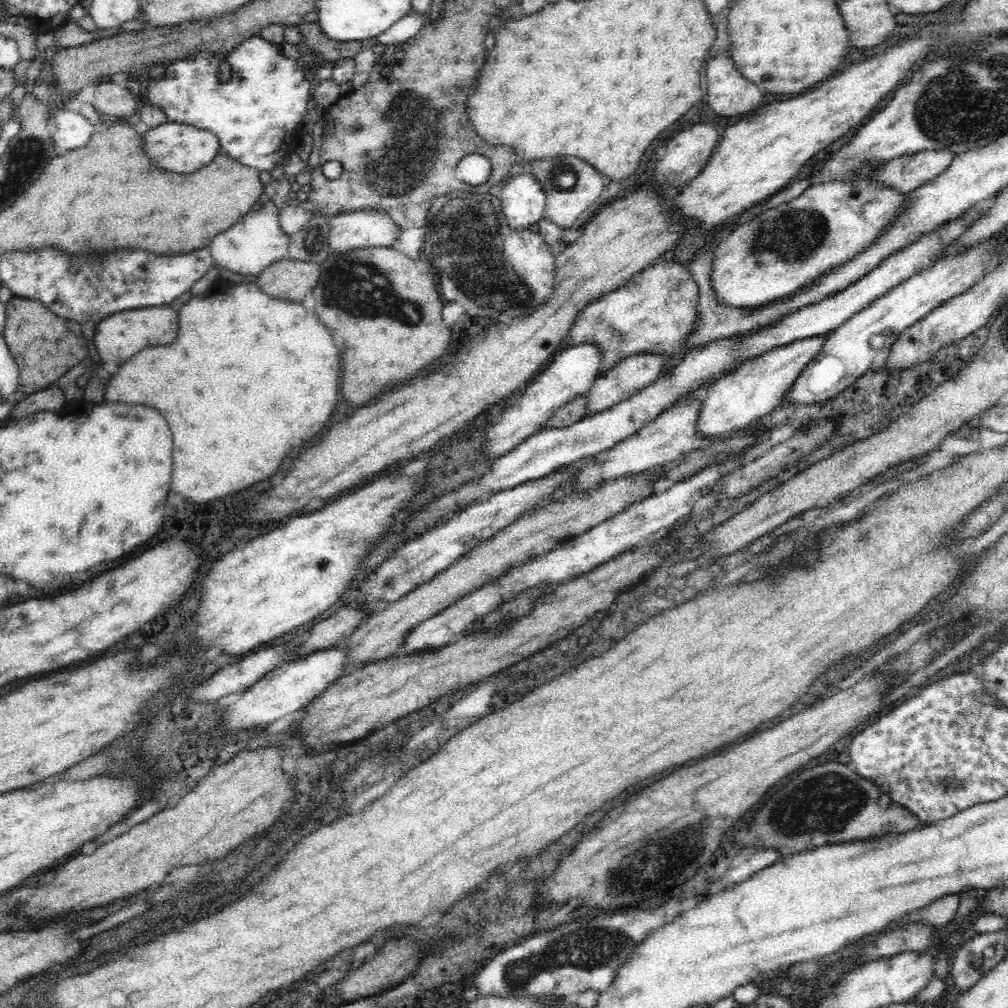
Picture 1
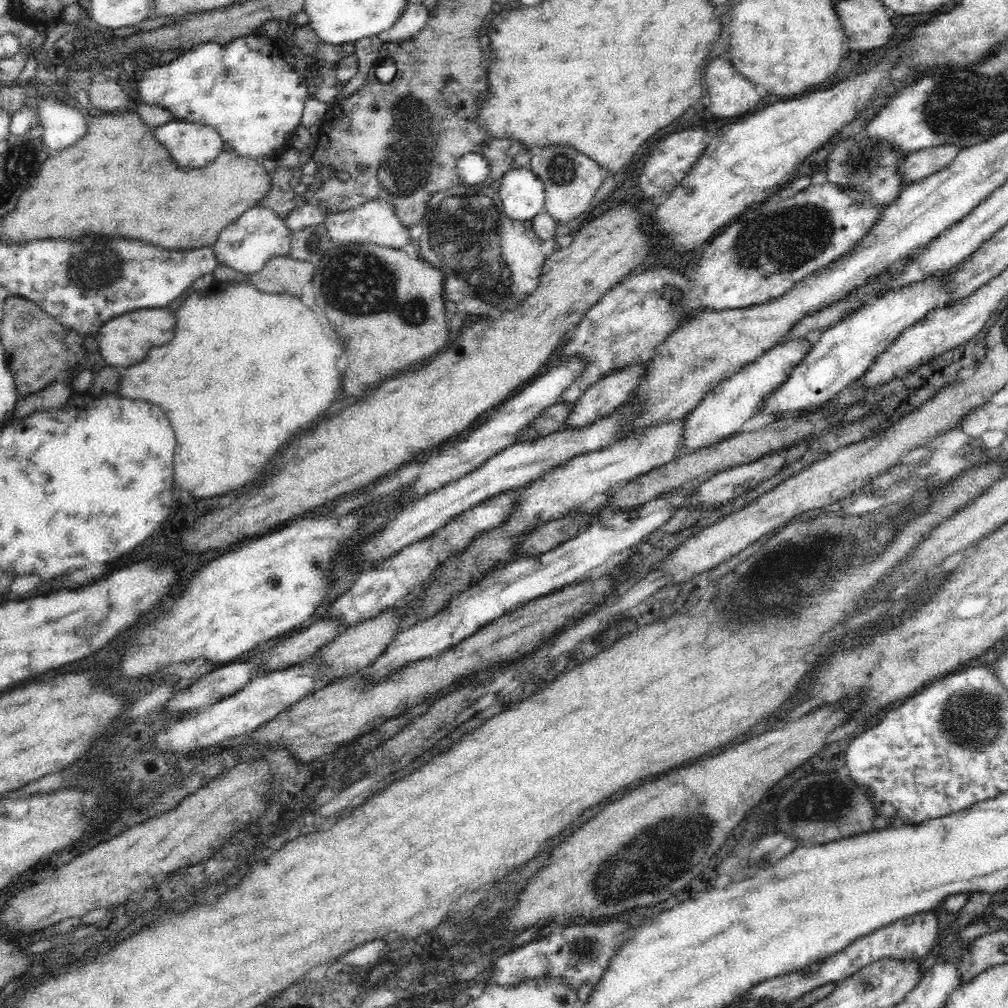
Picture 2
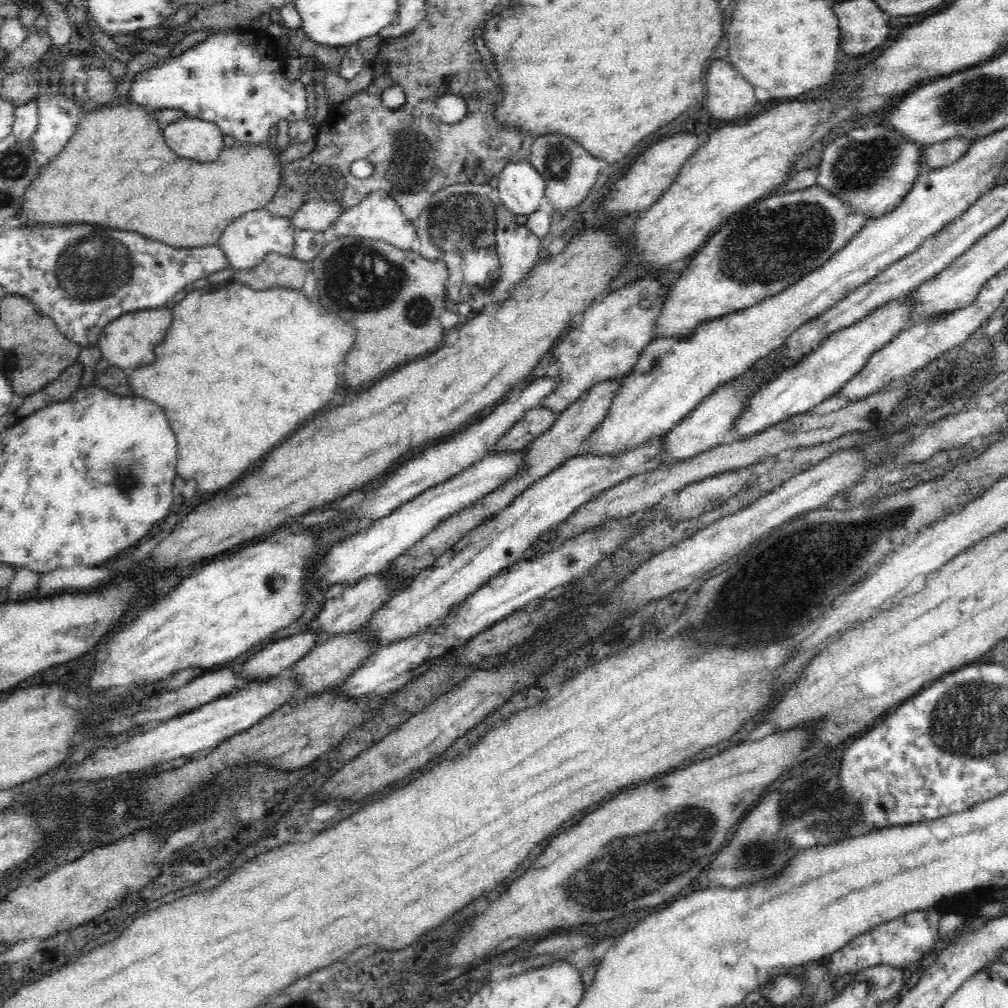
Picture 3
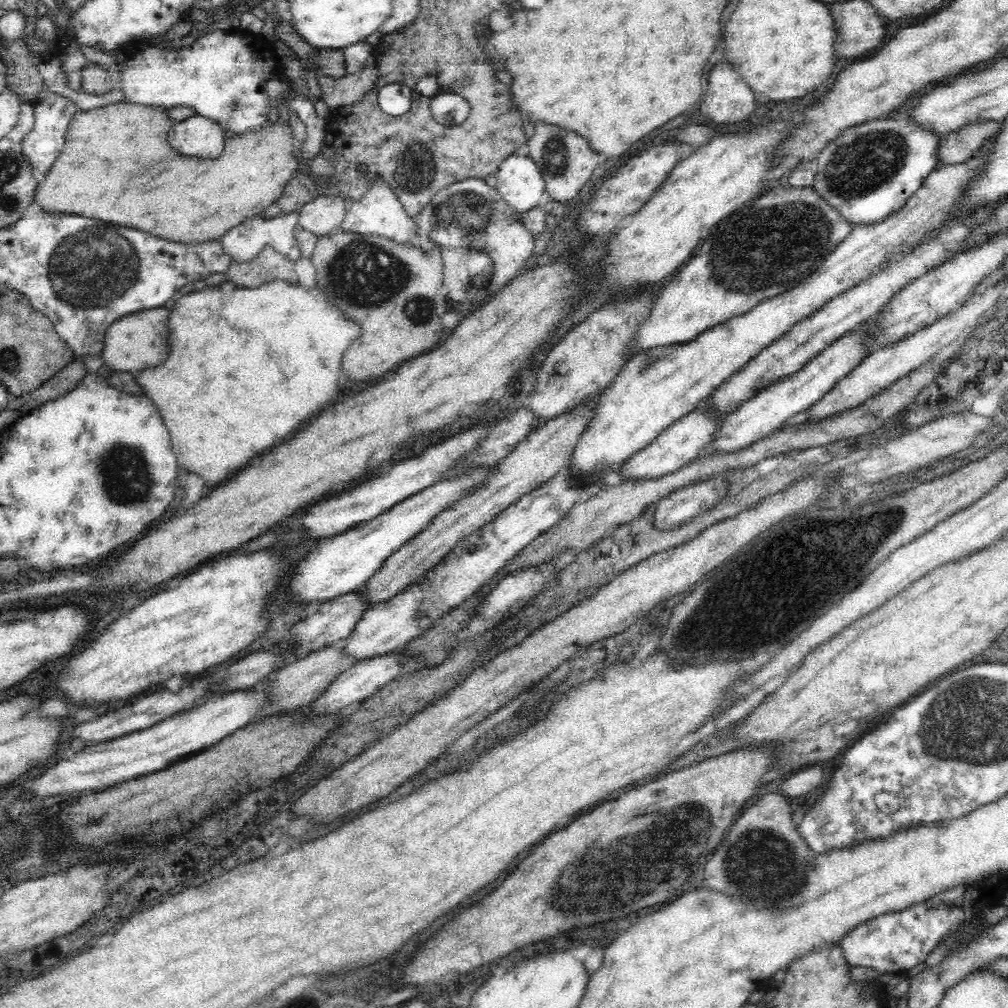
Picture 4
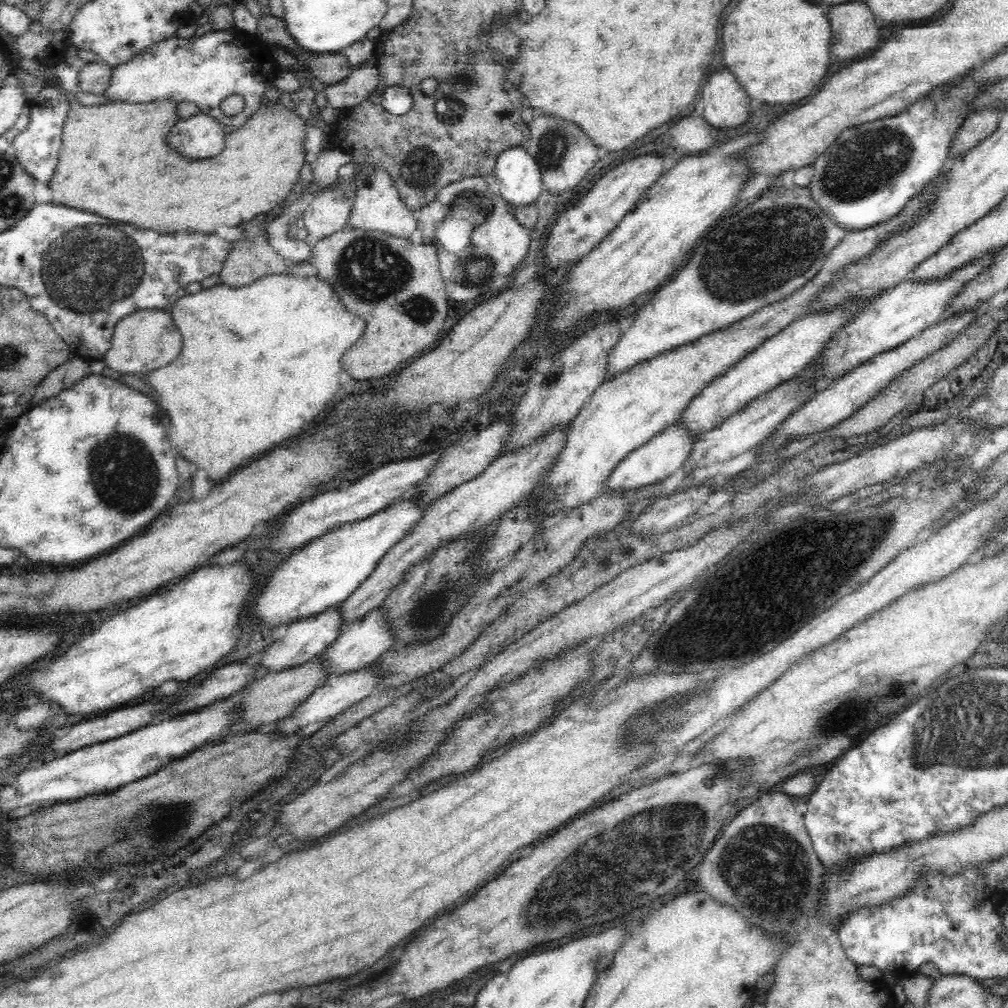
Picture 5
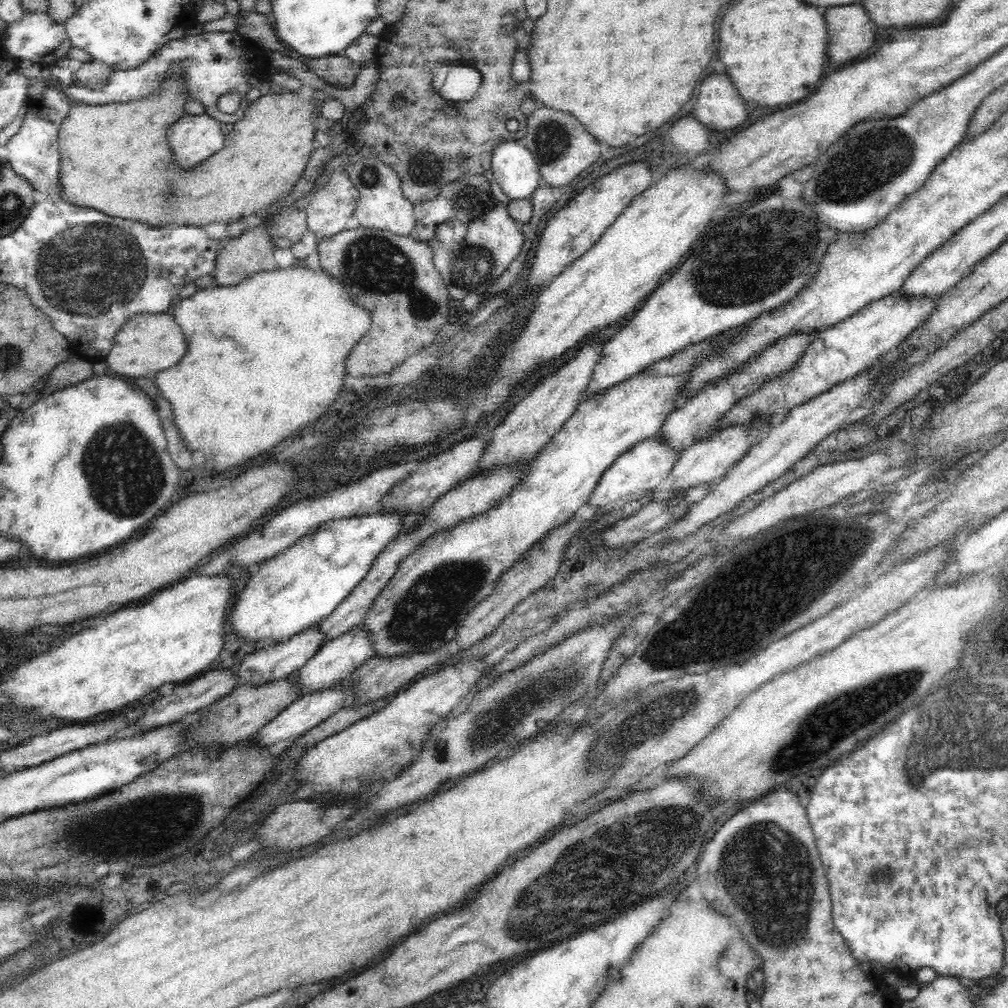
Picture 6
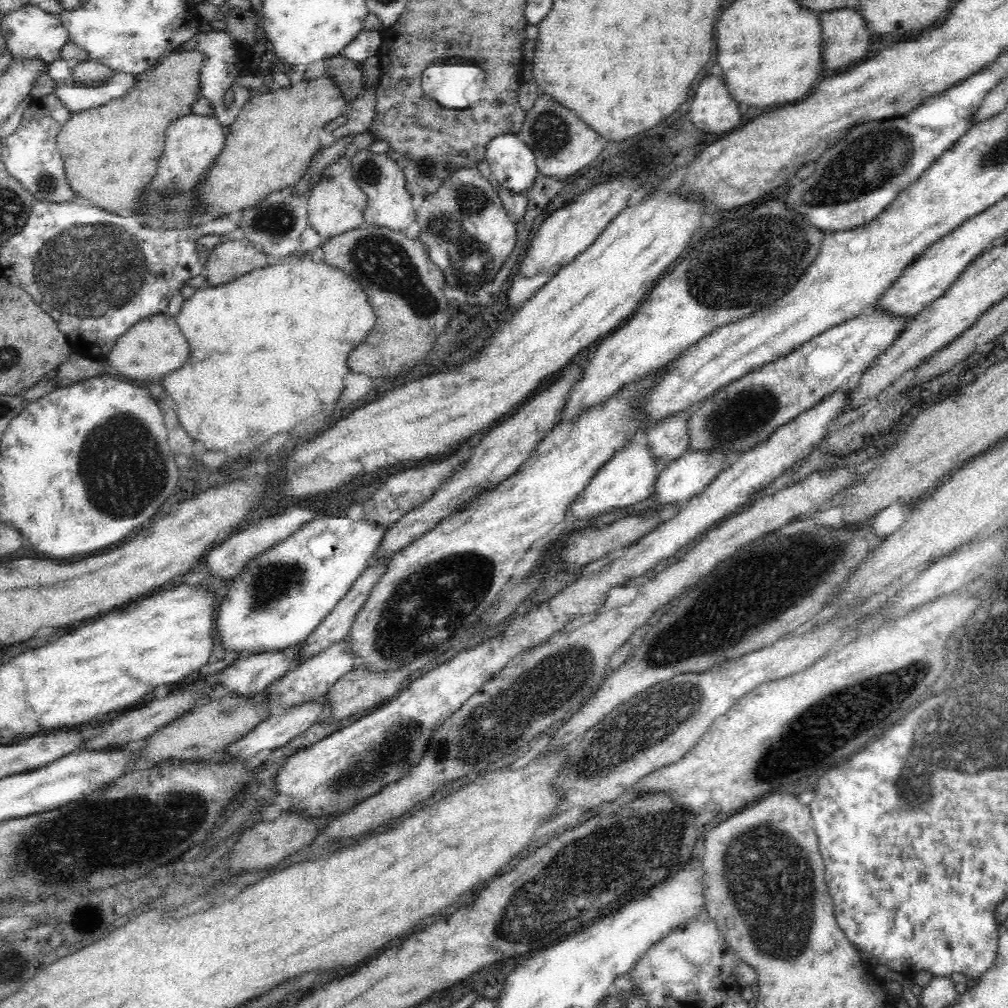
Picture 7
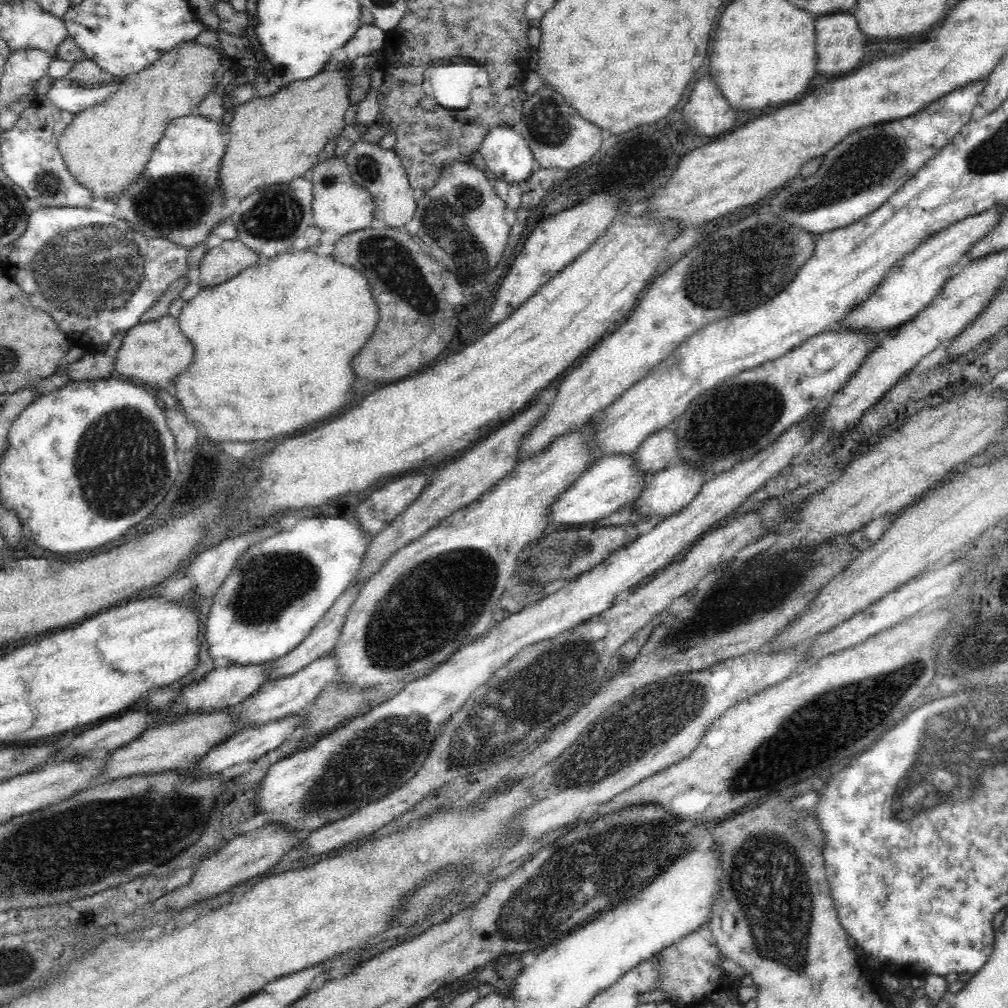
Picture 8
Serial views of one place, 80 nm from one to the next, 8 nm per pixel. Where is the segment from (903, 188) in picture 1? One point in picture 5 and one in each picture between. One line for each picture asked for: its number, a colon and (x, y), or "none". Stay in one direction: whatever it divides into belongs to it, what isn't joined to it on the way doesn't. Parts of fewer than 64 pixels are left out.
2: (917, 165)
3: (941, 154)
4: (957, 147)
5: (975, 128)

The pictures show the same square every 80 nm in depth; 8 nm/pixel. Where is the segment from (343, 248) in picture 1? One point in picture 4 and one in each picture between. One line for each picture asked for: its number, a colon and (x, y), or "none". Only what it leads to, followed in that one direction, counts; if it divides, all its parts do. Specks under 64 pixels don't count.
2: (375, 222)
3: (377, 216)
4: (379, 212)

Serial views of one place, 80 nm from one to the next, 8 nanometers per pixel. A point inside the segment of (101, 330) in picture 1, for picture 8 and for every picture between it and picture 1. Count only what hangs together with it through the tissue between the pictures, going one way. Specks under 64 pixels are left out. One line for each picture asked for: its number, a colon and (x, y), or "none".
2: (124, 341)
3: (128, 343)
4: (139, 340)
5: (146, 340)
6: (147, 343)
7: (154, 346)
8: (155, 352)

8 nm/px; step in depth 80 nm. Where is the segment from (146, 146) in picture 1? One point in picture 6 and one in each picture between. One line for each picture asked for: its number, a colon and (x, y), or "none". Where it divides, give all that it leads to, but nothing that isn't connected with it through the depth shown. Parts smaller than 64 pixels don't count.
2: (191, 145)
3: (198, 140)
4: (196, 136)
5: (200, 136)
6: (194, 138)

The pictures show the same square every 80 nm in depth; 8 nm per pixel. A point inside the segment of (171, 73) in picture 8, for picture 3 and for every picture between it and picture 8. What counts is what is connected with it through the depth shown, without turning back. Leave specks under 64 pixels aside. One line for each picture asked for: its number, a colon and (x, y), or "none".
3: (152, 190)
4: (189, 199)
5: (105, 148)
6: (124, 146)
7: (108, 152)

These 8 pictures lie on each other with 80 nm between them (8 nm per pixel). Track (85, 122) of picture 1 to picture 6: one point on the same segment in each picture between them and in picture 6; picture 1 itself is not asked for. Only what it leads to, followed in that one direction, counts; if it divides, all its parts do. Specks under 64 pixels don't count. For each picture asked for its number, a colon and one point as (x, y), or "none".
2: (64, 125)
3: (58, 117)
4: (41, 146)
5: (37, 147)
6: (34, 154)

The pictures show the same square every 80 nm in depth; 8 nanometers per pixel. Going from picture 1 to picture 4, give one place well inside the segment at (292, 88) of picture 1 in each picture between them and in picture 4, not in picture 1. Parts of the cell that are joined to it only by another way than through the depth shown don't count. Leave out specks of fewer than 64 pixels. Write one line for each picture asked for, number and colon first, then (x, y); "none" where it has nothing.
2: (246, 90)
3: (236, 80)
4: (233, 78)

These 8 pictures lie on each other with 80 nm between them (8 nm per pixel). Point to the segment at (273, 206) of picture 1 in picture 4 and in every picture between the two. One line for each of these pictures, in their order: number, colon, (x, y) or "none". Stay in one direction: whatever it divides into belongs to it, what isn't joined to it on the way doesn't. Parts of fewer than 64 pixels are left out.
2: (246, 245)
3: (245, 242)
4: (244, 242)

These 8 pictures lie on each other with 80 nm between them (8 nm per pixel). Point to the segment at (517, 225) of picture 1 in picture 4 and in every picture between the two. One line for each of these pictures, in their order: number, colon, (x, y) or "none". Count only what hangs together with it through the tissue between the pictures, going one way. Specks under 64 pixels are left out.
2: (521, 194)
3: (521, 188)
4: (519, 181)

